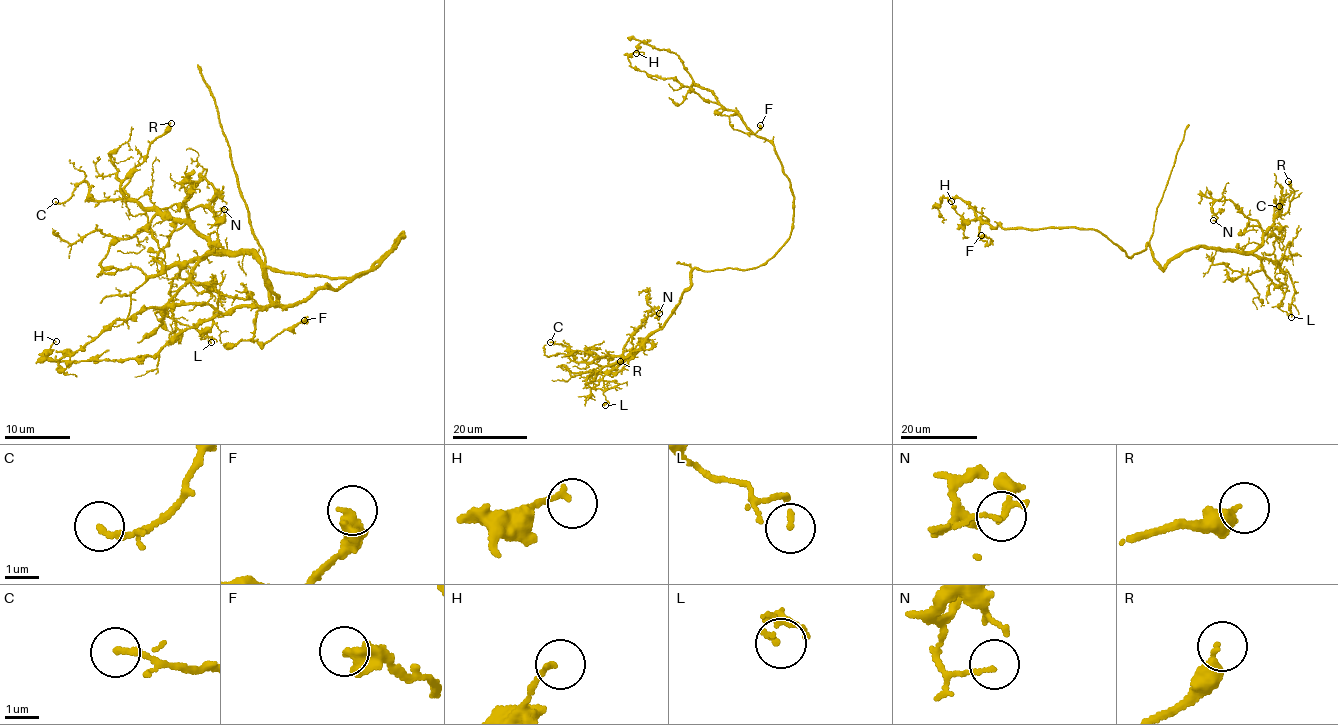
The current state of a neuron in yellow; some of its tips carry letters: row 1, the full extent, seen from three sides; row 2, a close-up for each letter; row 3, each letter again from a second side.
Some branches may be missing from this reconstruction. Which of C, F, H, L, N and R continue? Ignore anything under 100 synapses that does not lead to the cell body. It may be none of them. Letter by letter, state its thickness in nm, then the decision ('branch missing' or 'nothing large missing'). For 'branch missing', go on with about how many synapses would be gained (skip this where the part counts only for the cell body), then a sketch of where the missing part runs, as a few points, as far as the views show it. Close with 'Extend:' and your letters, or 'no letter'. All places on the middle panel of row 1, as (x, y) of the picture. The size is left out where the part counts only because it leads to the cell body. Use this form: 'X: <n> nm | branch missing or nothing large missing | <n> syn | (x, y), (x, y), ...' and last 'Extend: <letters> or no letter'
C: 180 nm | nothing large missing
F: 480 nm | nothing large missing
H: 150 nm | nothing large missing
L: 130 nm | nothing large missing
N: 110 nm | nothing large missing
R: 280 nm | nothing large missing
Extend: no letter

